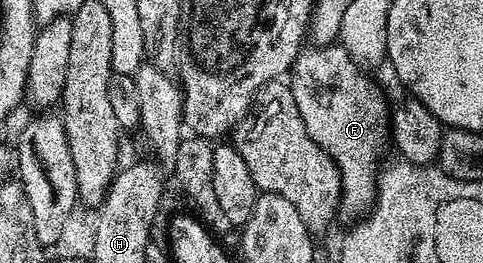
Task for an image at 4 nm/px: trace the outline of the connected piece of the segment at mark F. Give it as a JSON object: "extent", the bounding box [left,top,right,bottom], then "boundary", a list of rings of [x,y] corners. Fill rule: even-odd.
{"extent":[288,45,388,221],"boundary":[[[341,45],[320,47],[311,46],[299,51],[293,67],[288,72],[288,82],[292,89],[292,97],[296,97],[296,105],[300,109],[300,117],[304,117],[304,129],[308,129],[308,137],[332,157],[338,167],[342,189],[338,196],[338,215],[341,218],[357,221],[369,212],[378,195],[378,173],[380,162],[378,154],[382,146],[388,143],[388,107],[386,99],[381,95],[379,84],[365,75],[363,68],[355,63],[352,56]]]}

